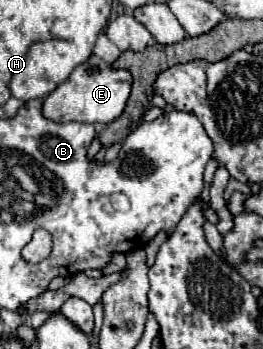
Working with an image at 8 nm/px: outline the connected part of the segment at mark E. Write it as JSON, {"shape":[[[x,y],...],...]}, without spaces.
{"shape":[[[91,55],[89,61],[79,65],[71,77],[49,93],[43,101],[43,115],[51,121],[81,121],[81,123],[111,123],[115,121],[129,99],[133,85],[133,75],[127,69],[115,69],[111,63],[105,63],[97,55]]]}

